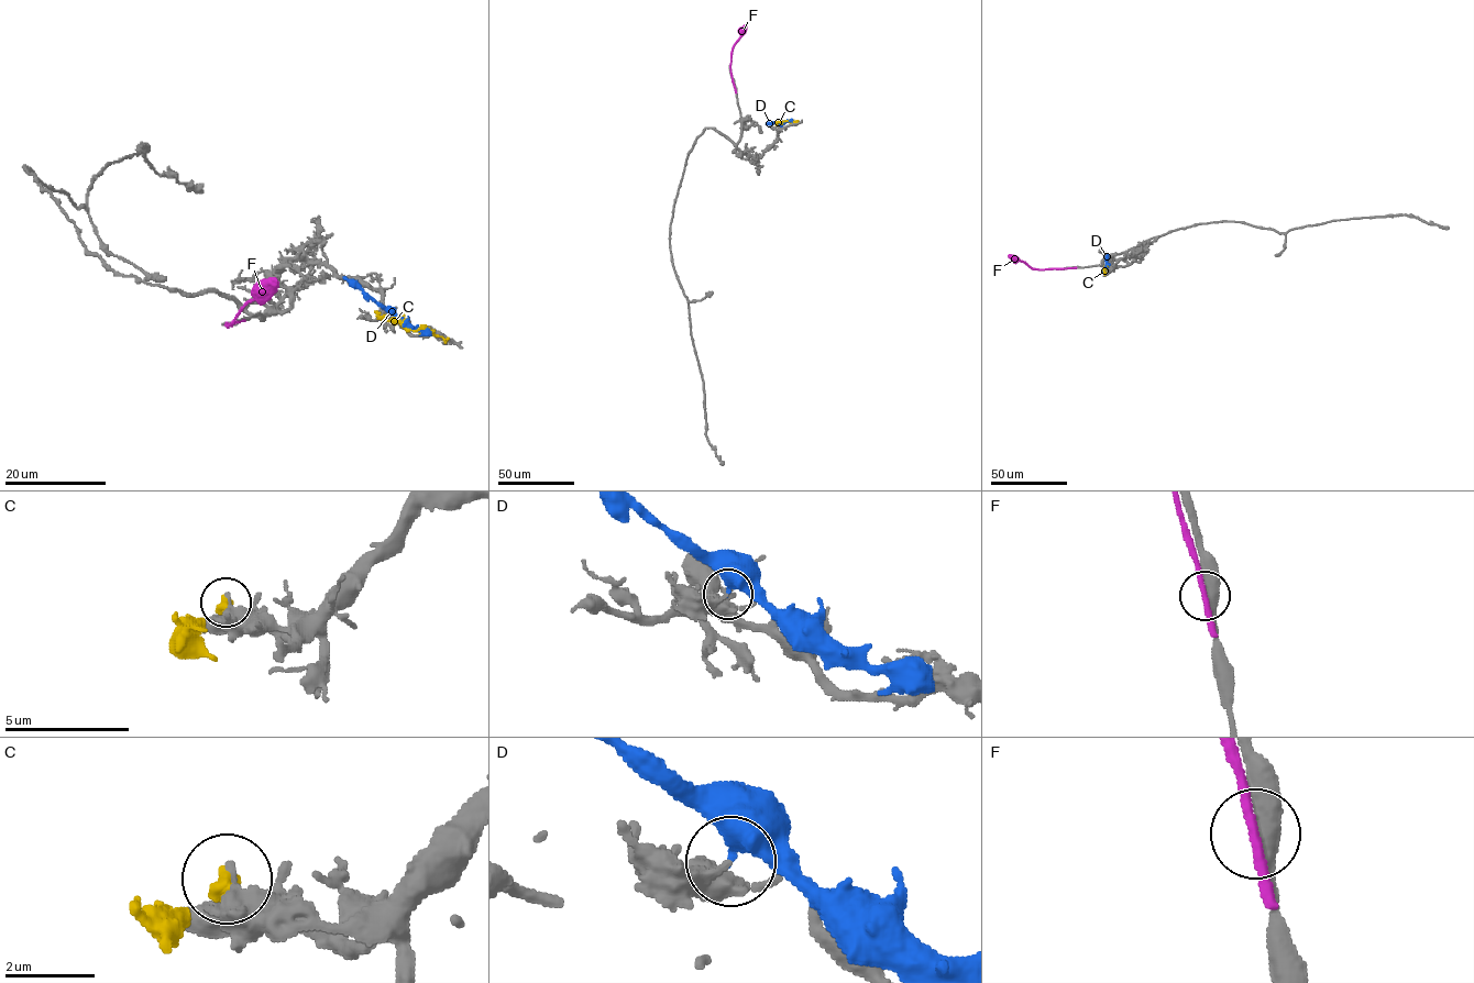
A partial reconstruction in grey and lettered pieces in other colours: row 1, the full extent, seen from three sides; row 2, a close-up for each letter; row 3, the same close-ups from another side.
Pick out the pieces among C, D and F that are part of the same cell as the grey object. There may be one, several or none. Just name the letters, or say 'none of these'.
none of these

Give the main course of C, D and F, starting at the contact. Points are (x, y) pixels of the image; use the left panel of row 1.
C: (377, 312), (380, 317), (396, 320), (409, 329), (429, 329), (448, 339)
D: (388, 315), (343, 276)
F: (242, 321), (226, 324), (276, 279)

